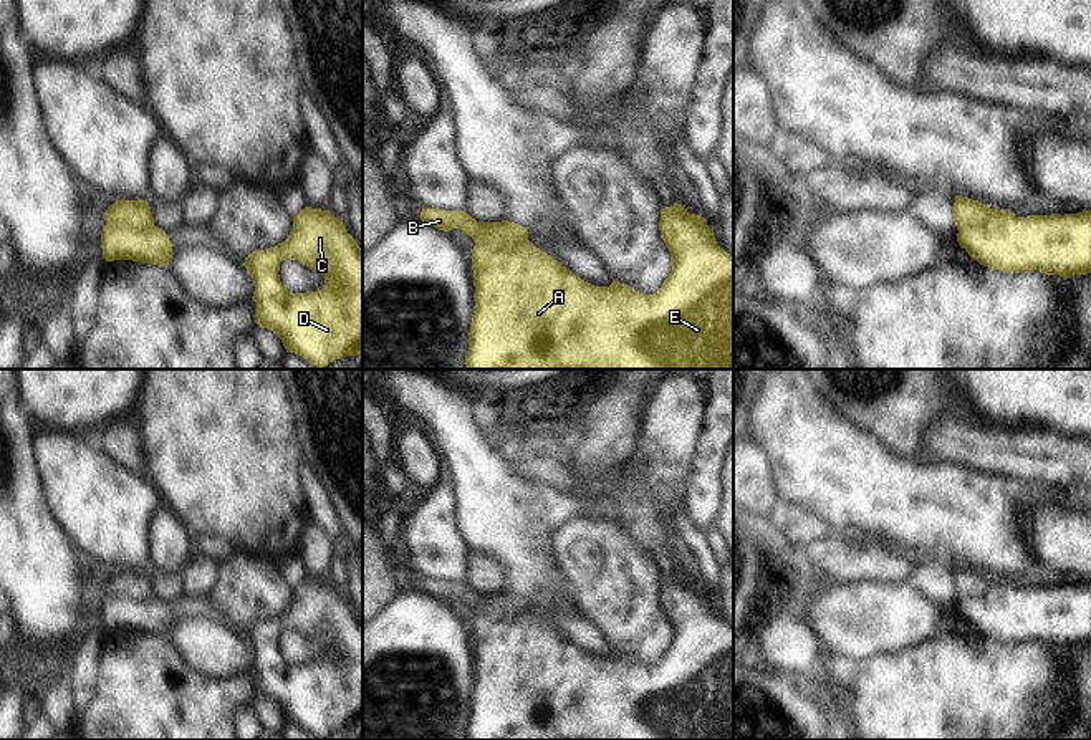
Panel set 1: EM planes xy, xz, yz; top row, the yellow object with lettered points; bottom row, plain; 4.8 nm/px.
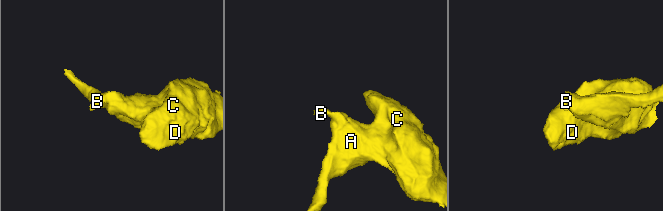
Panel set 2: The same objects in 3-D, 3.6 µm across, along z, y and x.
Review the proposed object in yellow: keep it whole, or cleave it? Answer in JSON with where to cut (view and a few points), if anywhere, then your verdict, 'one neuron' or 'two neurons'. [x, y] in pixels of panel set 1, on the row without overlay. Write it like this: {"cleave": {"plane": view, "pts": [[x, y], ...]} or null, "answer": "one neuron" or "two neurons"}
{"cleave": {"plane": "xz", "pts": [[474, 608], [497, 601], [505, 618], [515, 618], [527, 610]]}, "answer": "two neurons"}

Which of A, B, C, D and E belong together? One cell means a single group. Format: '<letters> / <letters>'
A C D E / B

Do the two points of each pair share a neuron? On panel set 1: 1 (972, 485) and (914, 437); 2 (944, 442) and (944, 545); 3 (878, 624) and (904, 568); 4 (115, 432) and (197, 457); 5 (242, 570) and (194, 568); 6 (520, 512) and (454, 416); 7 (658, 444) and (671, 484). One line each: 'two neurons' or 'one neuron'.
1: two neurons
2: two neurons
3: two neurons
4: two neurons
5: two neurons
6: one neuron
7: one neuron

